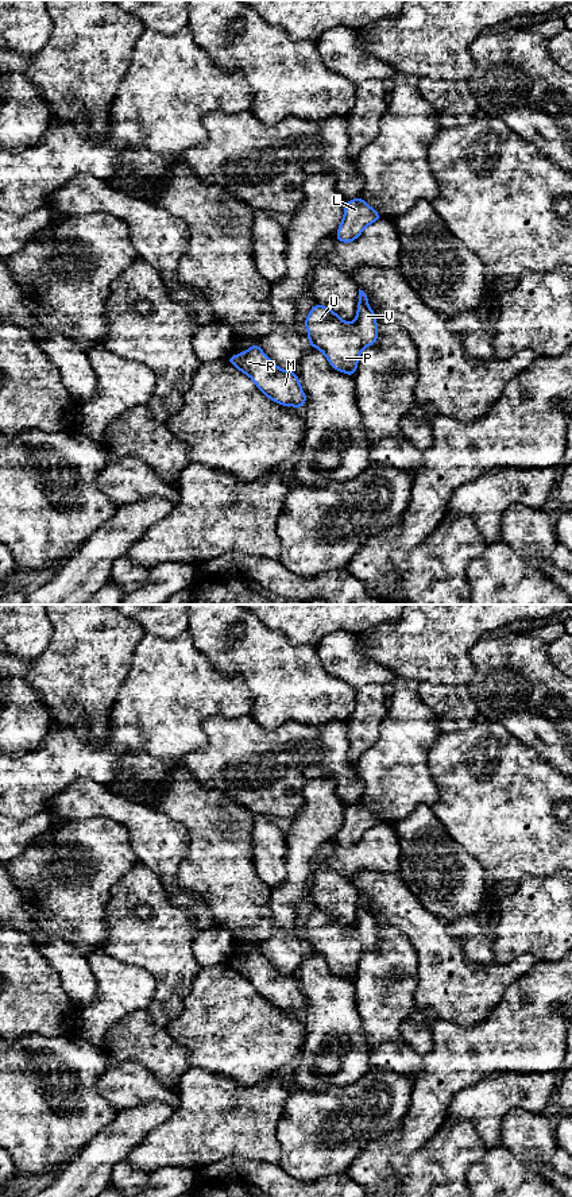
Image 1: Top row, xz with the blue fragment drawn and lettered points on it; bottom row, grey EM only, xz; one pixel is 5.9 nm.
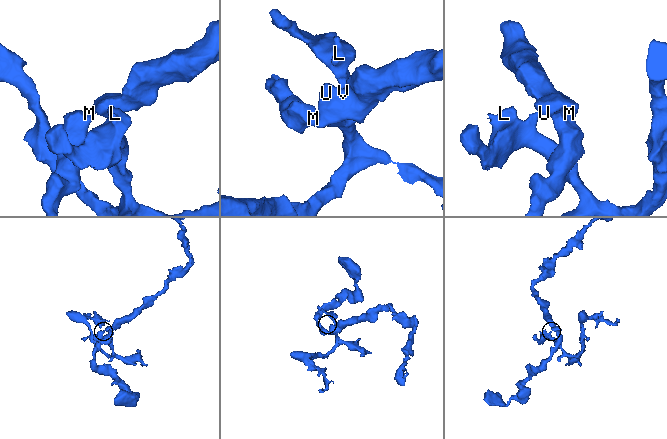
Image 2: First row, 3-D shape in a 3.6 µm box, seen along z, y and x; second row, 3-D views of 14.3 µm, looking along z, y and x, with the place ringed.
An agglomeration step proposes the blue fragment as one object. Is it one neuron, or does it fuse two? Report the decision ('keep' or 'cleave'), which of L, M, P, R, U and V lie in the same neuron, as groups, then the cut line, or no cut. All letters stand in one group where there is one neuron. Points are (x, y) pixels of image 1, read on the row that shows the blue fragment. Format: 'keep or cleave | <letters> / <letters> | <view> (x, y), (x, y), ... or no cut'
cleave | L / M P R U V | xz (359, 302), (367, 305)

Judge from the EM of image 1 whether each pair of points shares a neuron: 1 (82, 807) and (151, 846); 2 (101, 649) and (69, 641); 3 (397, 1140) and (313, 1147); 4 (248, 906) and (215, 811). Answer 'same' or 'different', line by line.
1: same
2: same
3: different
4: same

